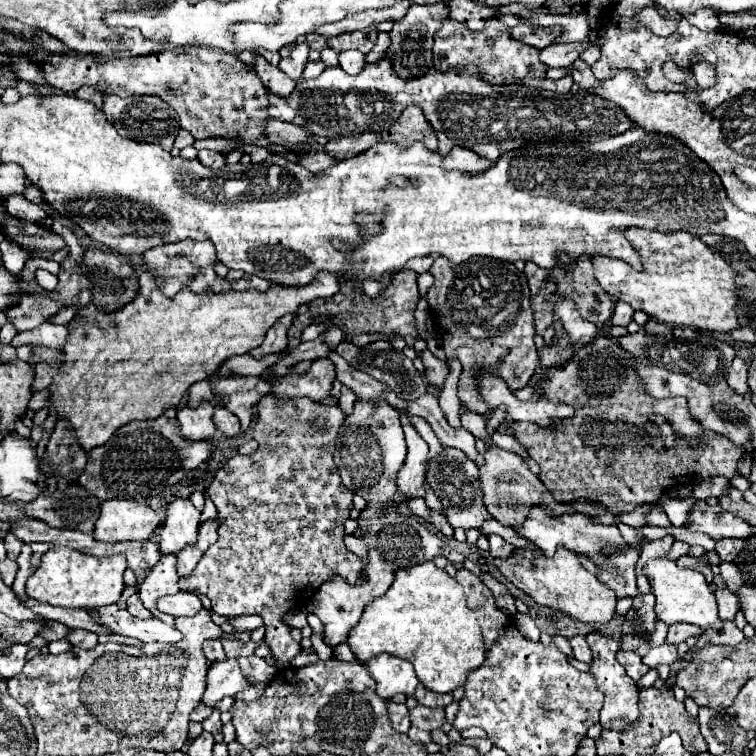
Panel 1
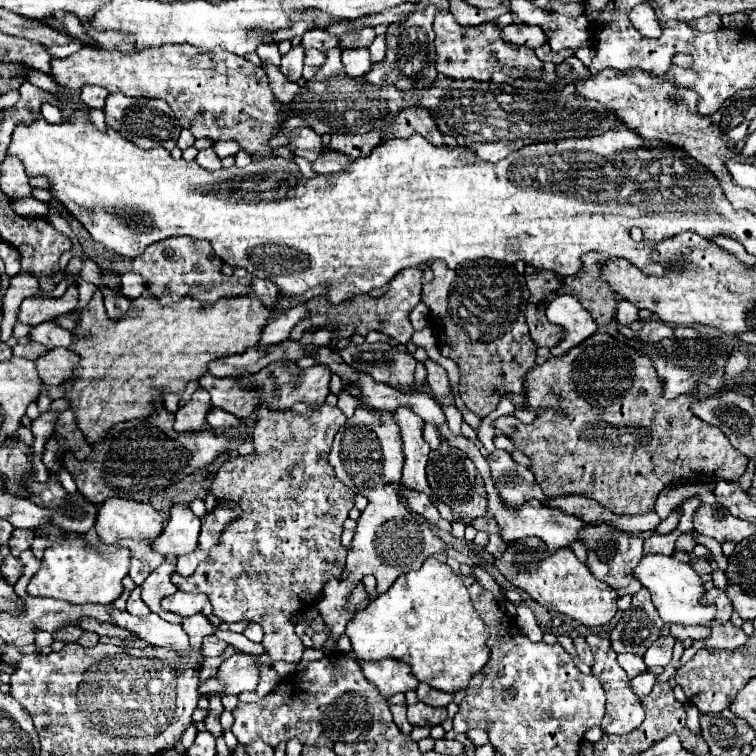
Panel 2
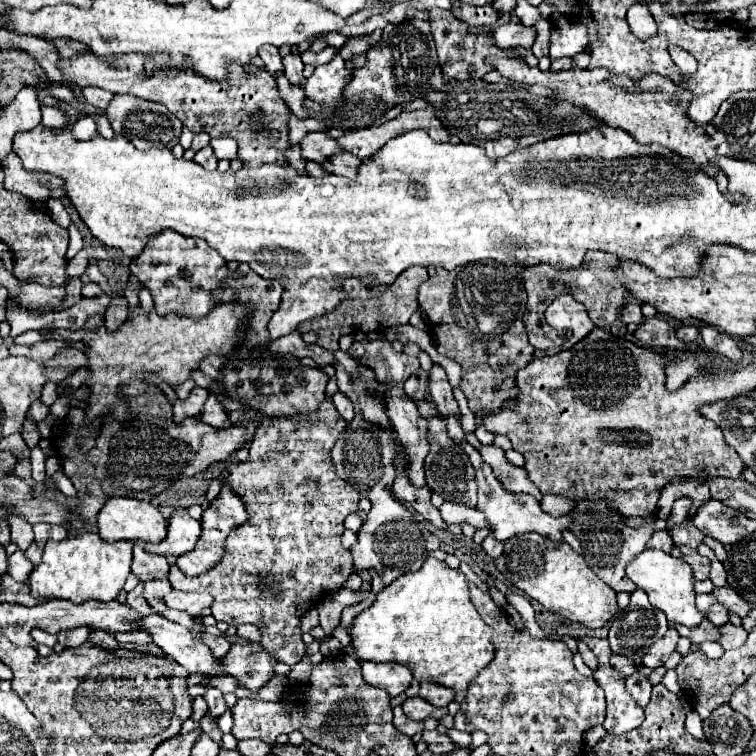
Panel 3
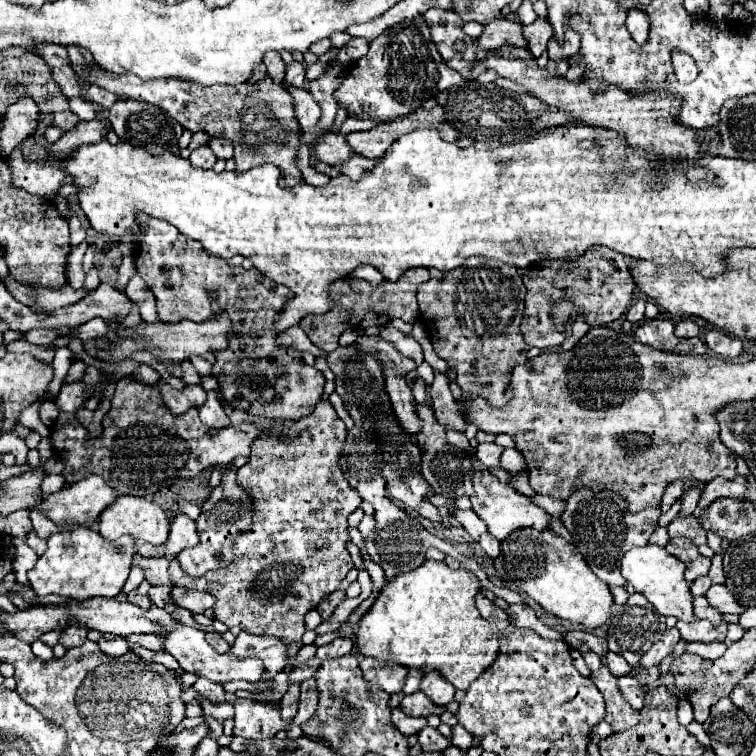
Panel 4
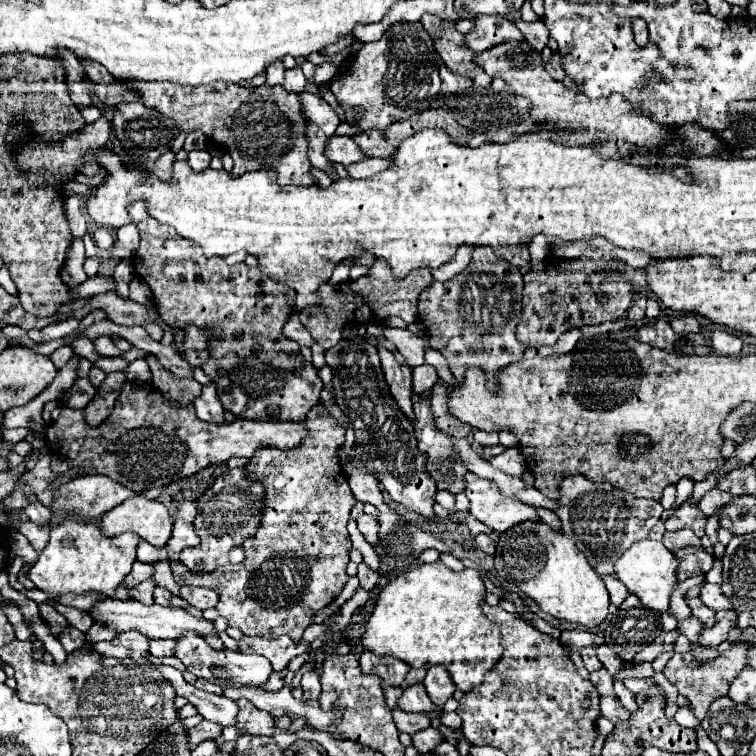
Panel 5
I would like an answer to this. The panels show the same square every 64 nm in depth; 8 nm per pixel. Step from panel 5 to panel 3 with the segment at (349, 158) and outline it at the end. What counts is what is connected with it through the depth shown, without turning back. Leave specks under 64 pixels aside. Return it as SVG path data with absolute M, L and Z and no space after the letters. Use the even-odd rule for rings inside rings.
M308 132L300 140L300 150L302 150L304 160L312 160L318 164L328 160L332 154L342 152L342 148L338 148L336 140L330 138L326 132Z

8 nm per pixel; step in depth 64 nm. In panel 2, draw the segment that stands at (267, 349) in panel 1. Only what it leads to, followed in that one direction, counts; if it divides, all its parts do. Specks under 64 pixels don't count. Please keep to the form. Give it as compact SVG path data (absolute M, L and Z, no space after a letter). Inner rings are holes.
M298 304L298 306L294 306L294 308L290 308L288 312L284 312L284 314L278 314L270 324L268 324L268 328L264 328L264 332L262 332L262 340L260 340L260 350L264 350L264 348L268 348L268 346L274 346L274 344L280 344L280 342L284 342L284 340L288 340L288 336L290 336L290 330L294 328L294 324L298 322L298 320L302 320L302 318L306 318L308 316L308 310L306 310L306 304Z

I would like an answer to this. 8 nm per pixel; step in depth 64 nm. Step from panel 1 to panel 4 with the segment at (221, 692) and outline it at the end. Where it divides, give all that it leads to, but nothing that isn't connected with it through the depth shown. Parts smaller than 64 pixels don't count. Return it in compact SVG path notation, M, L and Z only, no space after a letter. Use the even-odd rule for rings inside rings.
M240 632L230 652L232 656L240 656L240 660L244 658L262 660L266 672L262 680L274 678L274 674L286 666L286 646L280 640L274 640L272 636L254 636L248 632Z

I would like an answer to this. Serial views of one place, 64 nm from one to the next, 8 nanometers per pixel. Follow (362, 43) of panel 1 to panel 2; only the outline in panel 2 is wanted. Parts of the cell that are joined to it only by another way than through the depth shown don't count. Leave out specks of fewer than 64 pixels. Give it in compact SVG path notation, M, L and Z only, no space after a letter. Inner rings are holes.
M362 28L358 32L346 32L338 36L338 48L348 50L348 48L368 48L374 40L376 32L374 28Z

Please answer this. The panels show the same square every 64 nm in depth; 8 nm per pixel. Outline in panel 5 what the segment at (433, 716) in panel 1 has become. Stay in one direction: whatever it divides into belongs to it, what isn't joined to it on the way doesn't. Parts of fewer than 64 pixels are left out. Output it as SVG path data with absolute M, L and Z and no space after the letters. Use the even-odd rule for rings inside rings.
M412 684L404 690L404 694L398 700L398 708L404 712L434 712L436 706L428 698L426 690L422 684Z

